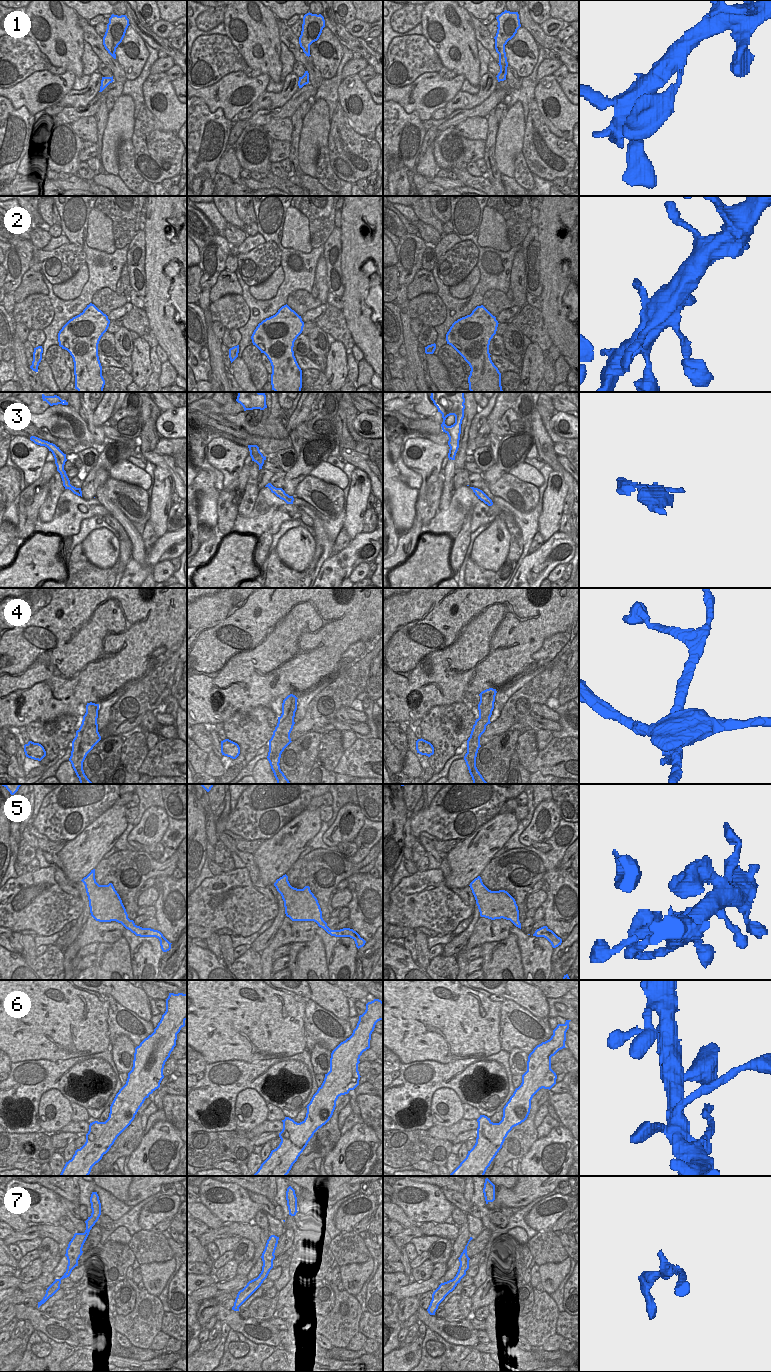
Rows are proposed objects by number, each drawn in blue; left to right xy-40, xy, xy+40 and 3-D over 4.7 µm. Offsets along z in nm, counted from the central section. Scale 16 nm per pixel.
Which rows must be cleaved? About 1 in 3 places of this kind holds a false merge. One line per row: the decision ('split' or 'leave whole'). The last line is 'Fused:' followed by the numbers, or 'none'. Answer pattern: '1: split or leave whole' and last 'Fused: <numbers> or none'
1: leave whole
2: split
3: split
4: split
5: leave whole
6: leave whole
7: leave whole
Fused: 2, 3, 4

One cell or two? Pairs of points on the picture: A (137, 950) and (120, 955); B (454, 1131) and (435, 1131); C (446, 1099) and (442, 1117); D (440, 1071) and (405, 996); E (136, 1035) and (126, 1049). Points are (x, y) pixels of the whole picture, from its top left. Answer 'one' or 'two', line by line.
A: two
B: one
C: one
D: two
E: two

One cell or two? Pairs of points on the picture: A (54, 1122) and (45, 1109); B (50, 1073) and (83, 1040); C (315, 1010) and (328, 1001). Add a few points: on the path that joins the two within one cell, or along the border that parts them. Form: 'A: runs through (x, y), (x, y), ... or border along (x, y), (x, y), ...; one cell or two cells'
A: runs through (52, 1119), (48, 1112); one cell
B: border along (85, 1055), (58, 1061), (39, 1060); two cells
C: border along (310, 999), (340, 1019); two cells

